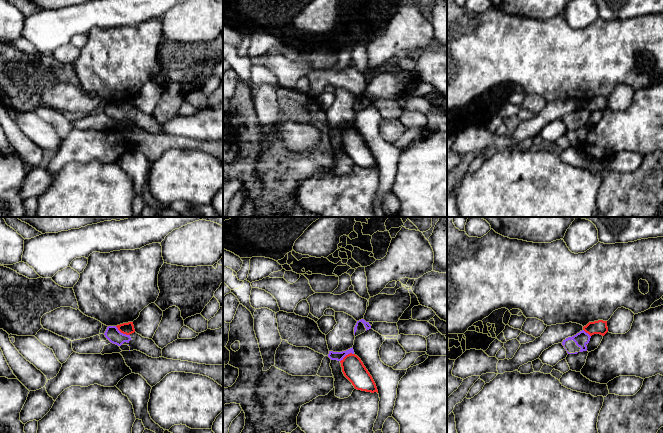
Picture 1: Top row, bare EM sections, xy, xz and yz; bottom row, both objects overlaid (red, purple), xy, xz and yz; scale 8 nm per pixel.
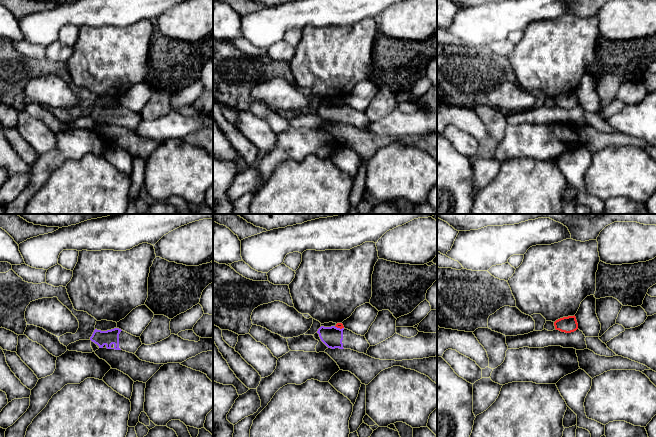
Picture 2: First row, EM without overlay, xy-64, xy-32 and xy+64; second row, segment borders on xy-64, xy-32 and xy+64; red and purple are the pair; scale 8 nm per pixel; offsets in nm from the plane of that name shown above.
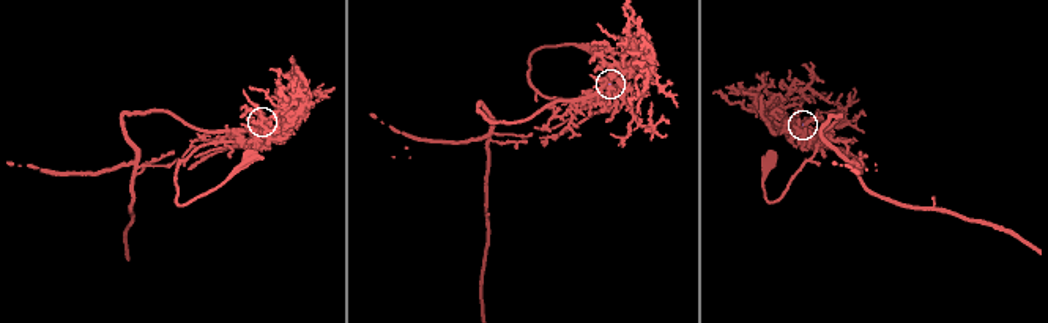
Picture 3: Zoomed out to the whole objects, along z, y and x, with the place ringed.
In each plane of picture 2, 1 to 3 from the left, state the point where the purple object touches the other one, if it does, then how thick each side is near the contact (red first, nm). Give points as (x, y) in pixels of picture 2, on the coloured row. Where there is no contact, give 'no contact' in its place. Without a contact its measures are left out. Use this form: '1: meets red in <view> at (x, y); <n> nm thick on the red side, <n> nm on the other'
1: no contact
2: meets red in xy-32 at (339, 327); 50 nm thick on the red side, 170 nm on the other
3: no contact

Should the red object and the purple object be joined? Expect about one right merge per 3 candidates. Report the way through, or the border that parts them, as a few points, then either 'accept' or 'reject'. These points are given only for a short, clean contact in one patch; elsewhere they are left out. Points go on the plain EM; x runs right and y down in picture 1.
border along xy (115, 102), (121, 108), (129, 111); reject

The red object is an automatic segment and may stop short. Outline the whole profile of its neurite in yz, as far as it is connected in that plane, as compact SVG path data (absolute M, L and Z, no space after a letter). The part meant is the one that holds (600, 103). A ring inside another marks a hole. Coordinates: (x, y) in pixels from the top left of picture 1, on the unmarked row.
M598 96L594 98L589 98L583 103L583 106L590 112L594 110L600 110L604 112L608 108L607 97Z

